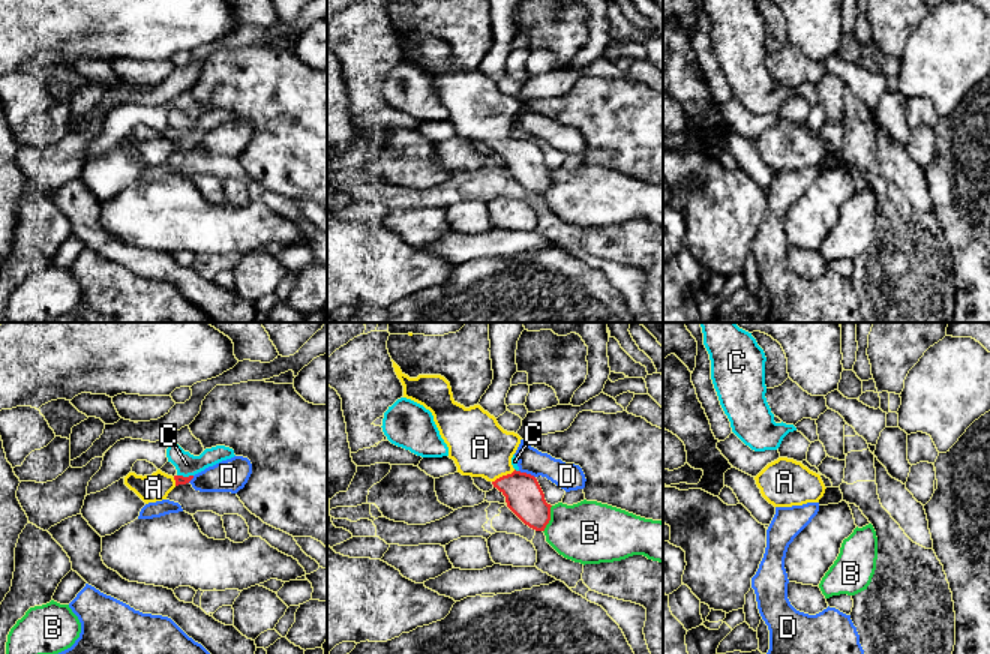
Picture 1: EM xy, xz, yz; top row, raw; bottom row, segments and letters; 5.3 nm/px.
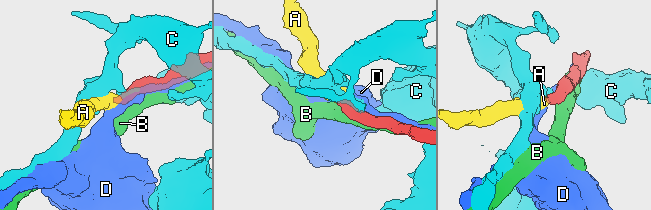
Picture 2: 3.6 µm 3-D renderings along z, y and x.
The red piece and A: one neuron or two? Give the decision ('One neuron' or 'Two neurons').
One neuron

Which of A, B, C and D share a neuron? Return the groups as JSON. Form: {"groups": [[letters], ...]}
{"groups": [["A"], ["B"], ["C"], ["D"]]}

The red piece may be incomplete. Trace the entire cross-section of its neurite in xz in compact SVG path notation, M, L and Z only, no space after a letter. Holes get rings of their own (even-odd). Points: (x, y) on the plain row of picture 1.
M394 26L393 32L404 50L404 62L432 76L458 136L490 146L506 160L507 171L525 189L544 195L552 170L546 166L537 142L516 135L512 129L522 102L504 94L480 69L465 72L458 68L444 40L410 42Z

